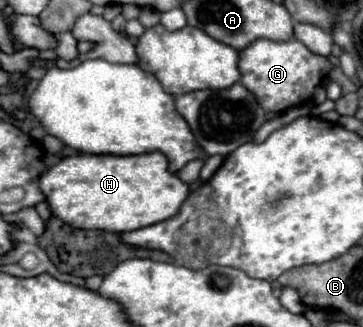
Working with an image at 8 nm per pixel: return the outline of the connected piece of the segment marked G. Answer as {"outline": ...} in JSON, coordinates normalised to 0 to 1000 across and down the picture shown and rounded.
{"outline":[[[700,122],[689,141],[661,153],[661,183],[656,183],[661,251],[683,275],[694,275],[694,287],[705,287],[705,306],[716,312],[716,324],[727,324],[733,343],[755,349],[854,306],[865,275],[893,257],[893,239],[904,232],[909,208],[915,196],[904,177],[860,165],[821,122],[793,122],[793,128]]]}

